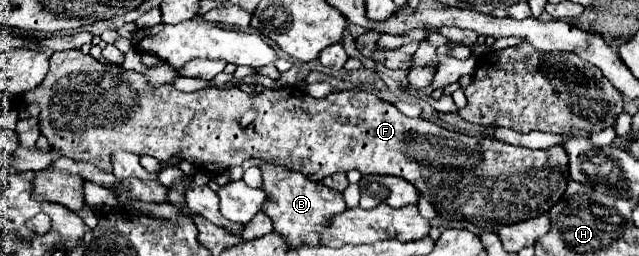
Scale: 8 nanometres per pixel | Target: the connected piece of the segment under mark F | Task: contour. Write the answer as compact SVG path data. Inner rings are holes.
M79 49L53 53L49 63L55 65L51 65L43 83L21 97L19 117L37 117L41 135L47 137L55 151L61 151L61 155L77 161L95 163L103 171L111 171L111 153L123 149L135 155L151 155L159 161L167 161L171 155L179 153L209 173L227 171L235 165L241 165L245 159L255 157L289 167L291 171L299 171L313 181L323 181L327 175L339 171L347 173L353 169L361 175L397 175L413 183L443 219L469 221L479 227L513 225L547 213L557 203L557 199L561 199L569 179L569 163L561 145L533 151L489 137L471 137L447 131L427 119L405 117L391 103L385 103L365 91L333 91L323 99L307 95L301 87L265 89L259 95L243 93L237 87L207 87L201 91L183 93L173 85L163 85L151 91L141 73L95 61L91 55L83 55ZM247 109L253 109L257 119L243 129L239 125L239 117Z

